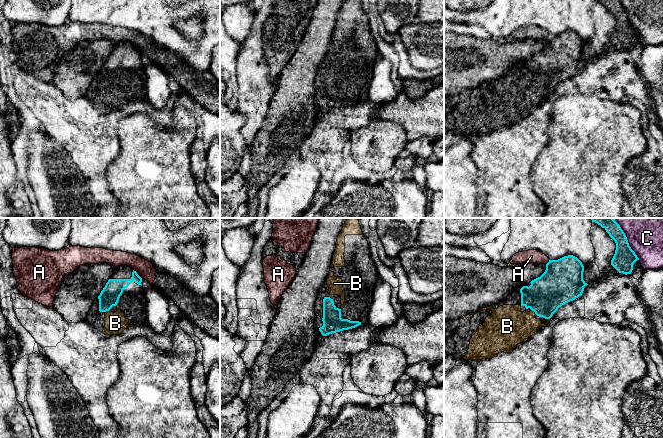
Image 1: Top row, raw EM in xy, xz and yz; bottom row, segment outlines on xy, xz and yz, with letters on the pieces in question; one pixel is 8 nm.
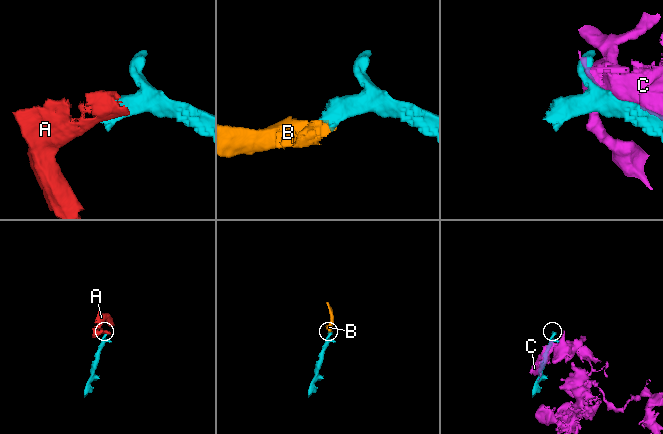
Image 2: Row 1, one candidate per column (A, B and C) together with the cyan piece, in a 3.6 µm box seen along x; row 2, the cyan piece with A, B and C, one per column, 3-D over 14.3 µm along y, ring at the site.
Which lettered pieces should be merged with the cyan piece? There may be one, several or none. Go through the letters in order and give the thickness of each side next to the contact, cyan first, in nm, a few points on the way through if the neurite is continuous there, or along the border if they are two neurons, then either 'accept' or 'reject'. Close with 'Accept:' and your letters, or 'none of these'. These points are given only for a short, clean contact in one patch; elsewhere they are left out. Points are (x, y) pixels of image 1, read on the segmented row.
A: calibres 150 and 140 nm; border xy (133, 269), (142, 278); reject
B: calibres 300 and 320 nm; way yz (554, 288), (534, 311), (519, 326), (507, 326); accept
C: calibres 170 and 360 nm; reject
Accept: B

